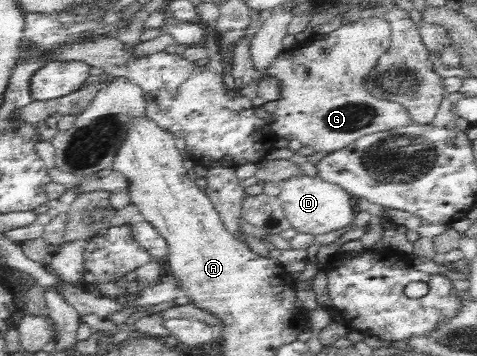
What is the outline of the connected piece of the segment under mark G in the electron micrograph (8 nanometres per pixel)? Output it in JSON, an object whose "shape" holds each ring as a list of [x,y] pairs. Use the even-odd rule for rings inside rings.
{"shape":[[[362,17],[355,20],[353,23],[348,22],[344,26],[340,26],[338,30],[333,30],[329,33],[324,33],[320,39],[309,39],[299,45],[293,46],[287,50],[280,51],[276,58],[273,58],[272,62],[263,70],[264,76],[269,79],[274,79],[280,87],[280,96],[276,99],[276,110],[274,110],[275,120],[271,122],[272,130],[278,136],[278,138],[286,138],[289,140],[300,140],[301,144],[304,146],[312,146],[315,152],[332,153],[334,151],[340,150],[341,148],[346,148],[350,144],[355,143],[361,136],[371,135],[375,132],[384,132],[385,130],[392,130],[392,128],[400,128],[414,124],[414,119],[412,119],[411,109],[406,107],[406,105],[391,101],[388,99],[380,98],[372,95],[372,91],[368,88],[368,74],[371,70],[378,64],[378,60],[388,52],[391,44],[391,34],[392,25],[388,20],[382,17]]]}

